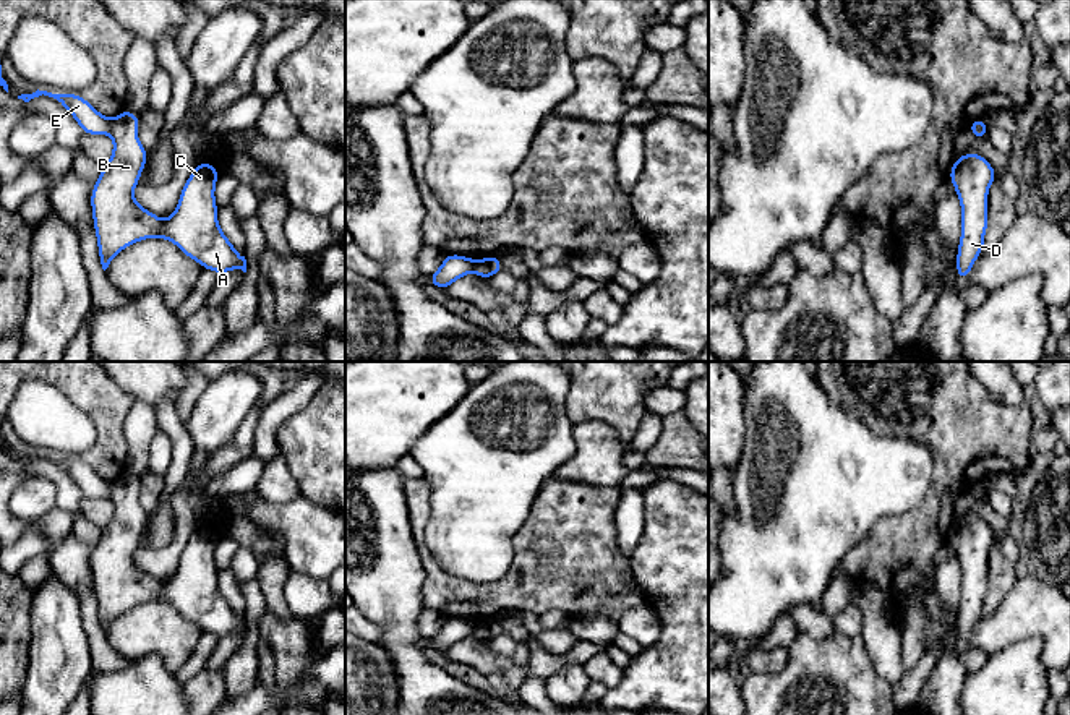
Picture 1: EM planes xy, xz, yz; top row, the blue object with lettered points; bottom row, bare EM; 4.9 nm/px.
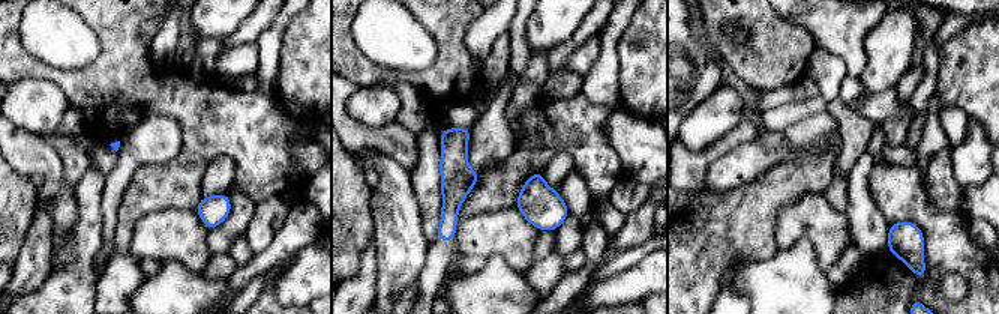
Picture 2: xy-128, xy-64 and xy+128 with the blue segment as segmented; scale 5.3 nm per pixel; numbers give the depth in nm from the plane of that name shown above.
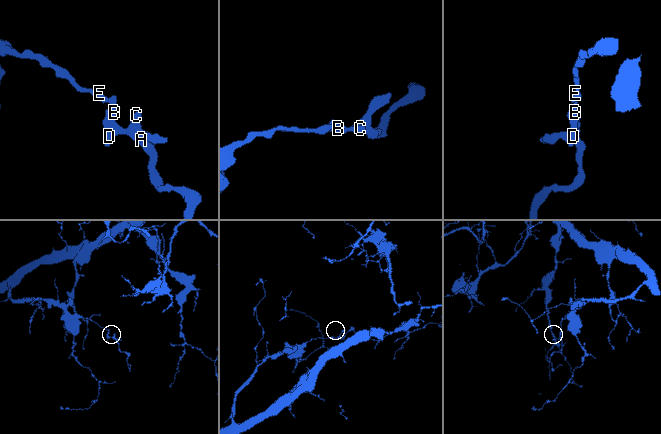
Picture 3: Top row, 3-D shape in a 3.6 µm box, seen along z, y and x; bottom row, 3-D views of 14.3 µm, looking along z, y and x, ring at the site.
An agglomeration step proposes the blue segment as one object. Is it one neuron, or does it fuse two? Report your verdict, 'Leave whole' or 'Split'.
Split

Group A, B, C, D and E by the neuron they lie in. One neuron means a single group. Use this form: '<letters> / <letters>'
A B C D / E

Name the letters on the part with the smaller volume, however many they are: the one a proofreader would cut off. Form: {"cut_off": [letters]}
{"cut_off": ["A", "B", "C", "D"]}

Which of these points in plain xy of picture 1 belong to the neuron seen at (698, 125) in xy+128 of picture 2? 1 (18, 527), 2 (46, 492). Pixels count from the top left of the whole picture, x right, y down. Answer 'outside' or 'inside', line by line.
1: outside
2: inside

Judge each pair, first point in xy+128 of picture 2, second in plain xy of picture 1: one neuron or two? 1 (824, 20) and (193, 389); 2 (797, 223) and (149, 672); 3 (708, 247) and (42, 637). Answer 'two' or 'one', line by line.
1: two
2: two
3: two

